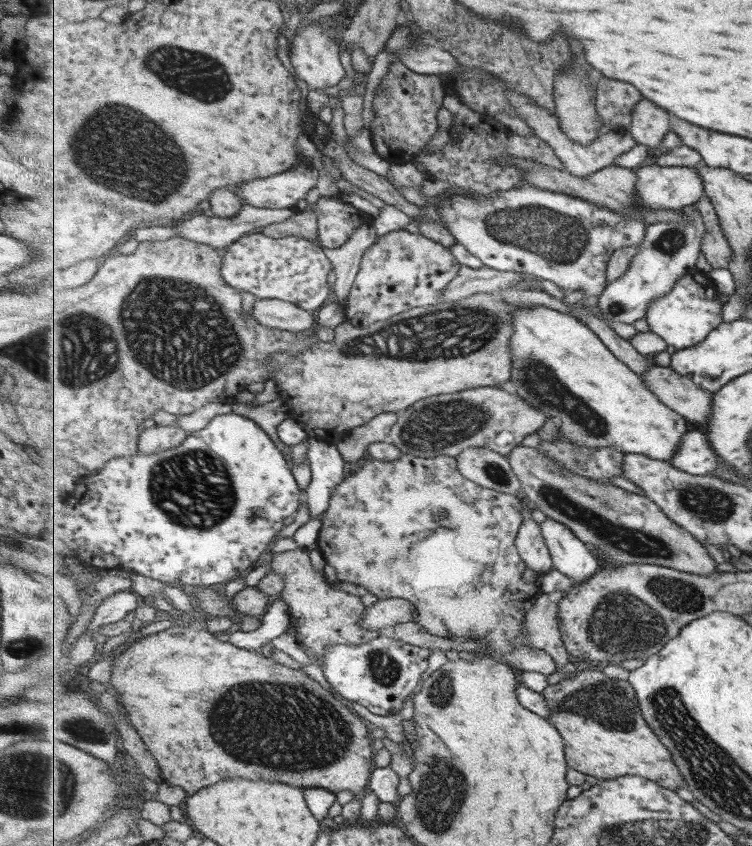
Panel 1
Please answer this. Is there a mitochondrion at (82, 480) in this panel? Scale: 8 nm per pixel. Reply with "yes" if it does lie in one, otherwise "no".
no

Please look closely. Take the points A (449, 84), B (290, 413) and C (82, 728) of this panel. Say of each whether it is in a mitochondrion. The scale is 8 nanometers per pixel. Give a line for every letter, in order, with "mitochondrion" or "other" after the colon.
A: other
B: other
C: mitochondrion

